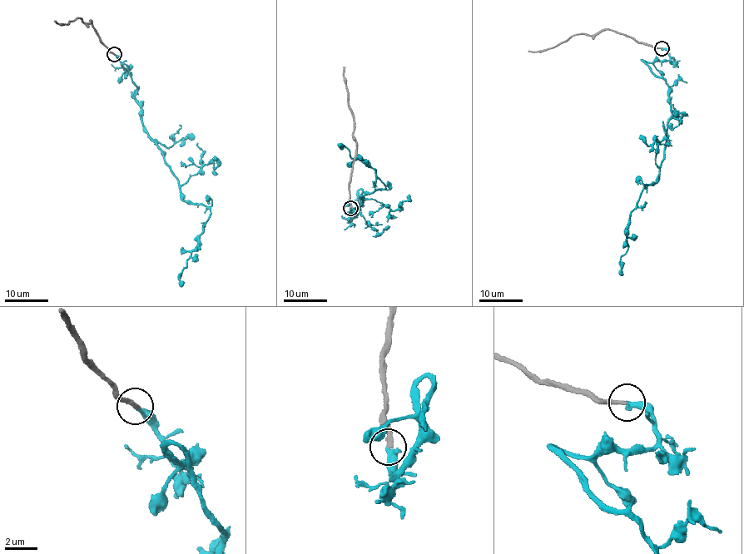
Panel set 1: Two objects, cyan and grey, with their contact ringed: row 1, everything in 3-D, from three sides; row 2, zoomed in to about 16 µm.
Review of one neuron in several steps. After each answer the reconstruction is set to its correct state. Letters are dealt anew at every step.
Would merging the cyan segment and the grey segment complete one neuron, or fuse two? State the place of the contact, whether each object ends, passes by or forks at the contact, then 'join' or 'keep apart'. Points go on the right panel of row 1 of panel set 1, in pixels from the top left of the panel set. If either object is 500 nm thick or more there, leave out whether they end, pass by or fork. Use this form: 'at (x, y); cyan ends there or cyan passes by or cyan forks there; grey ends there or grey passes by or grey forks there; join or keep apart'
at (662, 48); cyan ends there; grey ends there; join

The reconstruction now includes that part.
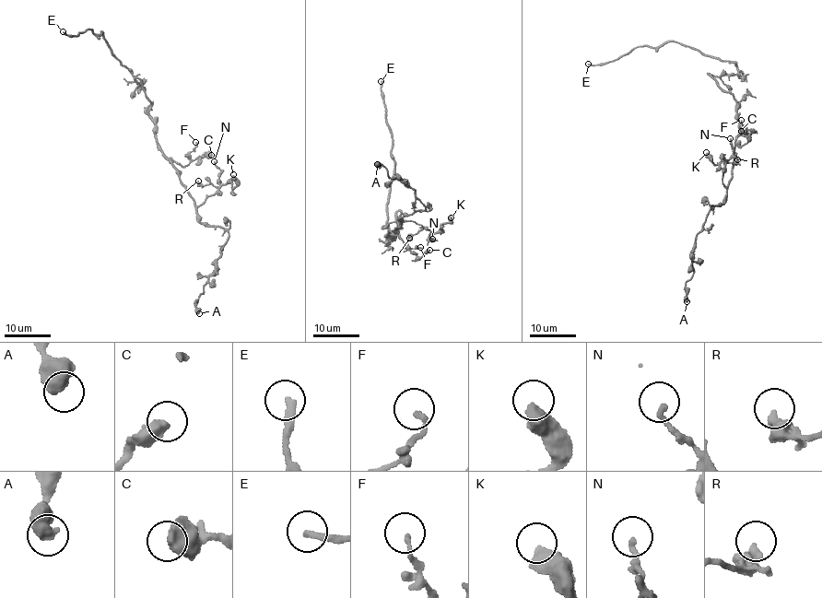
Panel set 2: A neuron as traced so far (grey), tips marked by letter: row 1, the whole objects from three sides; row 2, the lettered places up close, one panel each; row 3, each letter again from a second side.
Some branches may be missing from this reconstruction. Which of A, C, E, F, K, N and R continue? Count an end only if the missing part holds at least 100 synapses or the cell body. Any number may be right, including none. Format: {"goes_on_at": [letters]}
{"goes_on_at": ["E"]}

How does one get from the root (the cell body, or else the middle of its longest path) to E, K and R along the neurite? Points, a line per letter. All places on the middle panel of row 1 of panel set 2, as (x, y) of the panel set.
E: (391, 235), (396, 232), (401, 213), (396, 212), (396, 229), (390, 239), (386, 210), (394, 164), (381, 81)
K: (391, 235), (385, 234), (406, 221), (416, 221), (432, 232), (440, 232), (451, 217)
R: (391, 235), (385, 234), (400, 226), (403, 221), (416, 221), (428, 228), (422, 228), (409, 238)

